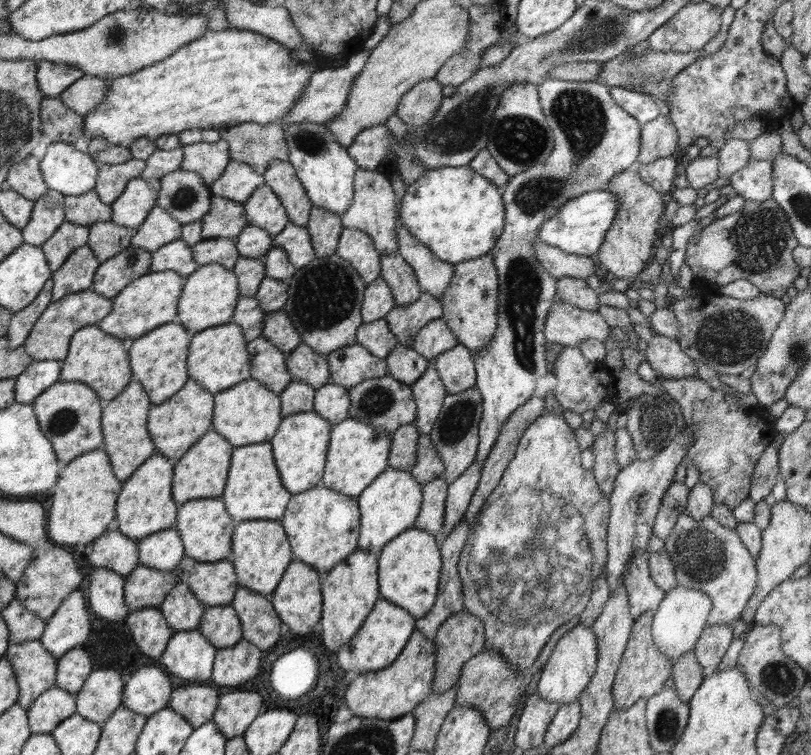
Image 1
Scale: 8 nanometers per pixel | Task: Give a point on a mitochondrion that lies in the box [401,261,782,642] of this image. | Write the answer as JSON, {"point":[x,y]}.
{"point":[523,576]}

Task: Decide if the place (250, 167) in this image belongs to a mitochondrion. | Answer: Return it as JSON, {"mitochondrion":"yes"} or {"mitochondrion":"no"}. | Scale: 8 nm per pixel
{"mitochondrion":"no"}

